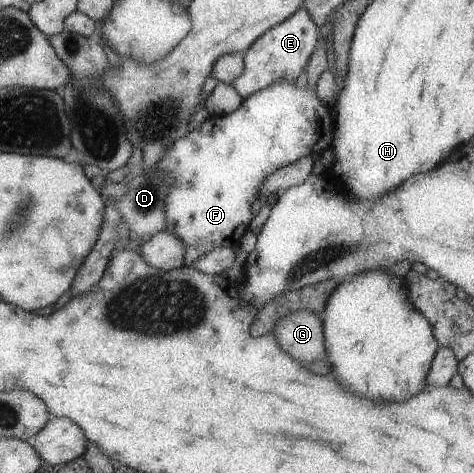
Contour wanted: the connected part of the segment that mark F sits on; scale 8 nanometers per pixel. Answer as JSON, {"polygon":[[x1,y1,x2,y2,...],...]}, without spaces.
{"polygon":[[301,77,293,82,283,78,275,80,273,84,251,94,230,114,209,117,199,126,199,130,187,132,179,142,173,142,165,148,163,160,155,163,171,186,167,192,167,208,164,230,171,232,177,240,183,242,183,264,189,267,193,260,201,254,218,247,234,249,248,231,248,223,252,220,249,208,258,197,257,188,261,178,269,176,273,170,286,166,303,156,309,156,331,146,335,118,331,107,323,104,317,98,315,86,309,88,301,84]]}

